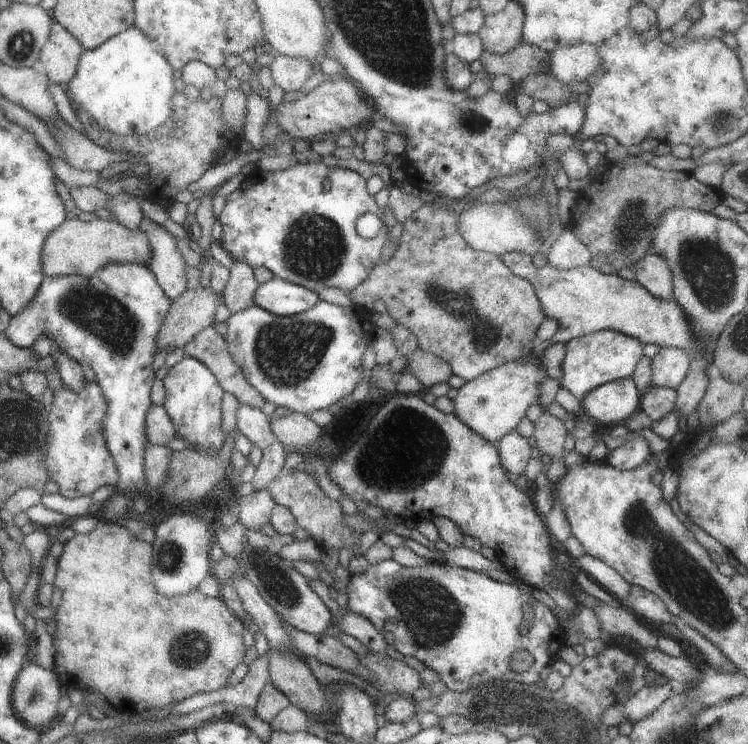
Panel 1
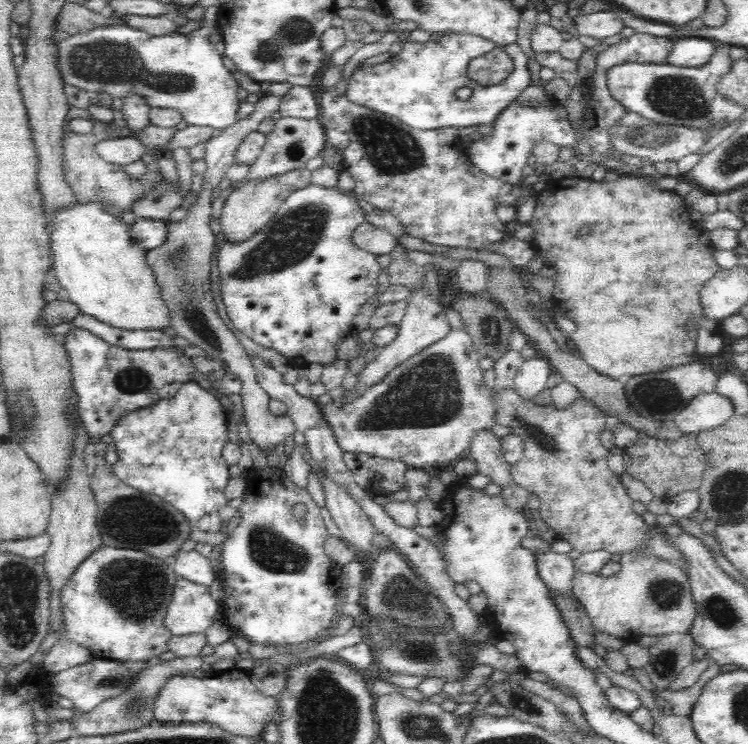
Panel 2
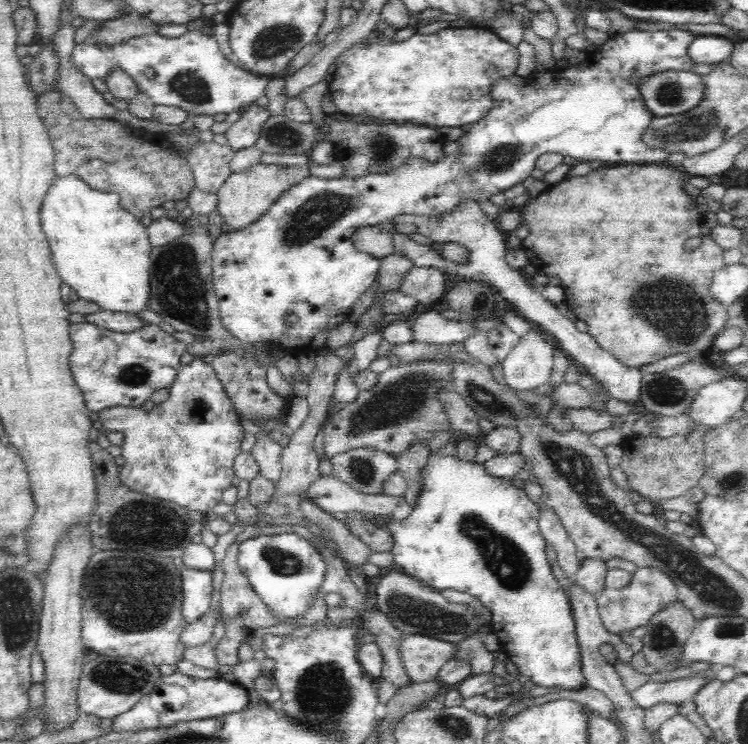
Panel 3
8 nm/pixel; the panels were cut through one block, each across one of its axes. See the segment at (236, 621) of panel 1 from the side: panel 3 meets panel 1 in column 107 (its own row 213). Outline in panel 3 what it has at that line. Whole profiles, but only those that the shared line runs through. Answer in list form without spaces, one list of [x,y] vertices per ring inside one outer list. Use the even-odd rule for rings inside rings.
[[[671,164],[654,165],[620,165],[616,168],[606,168],[606,170],[590,170],[584,176],[566,177],[557,185],[546,188],[537,197],[531,199],[520,212],[523,217],[522,224],[529,229],[529,235],[521,241],[521,248],[526,252],[529,264],[533,265],[538,272],[544,272],[548,276],[556,276],[560,280],[560,286],[564,291],[564,302],[571,308],[577,316],[577,320],[582,320],[588,324],[587,334],[595,340],[598,347],[611,353],[618,362],[636,369],[655,363],[663,358],[676,355],[682,352],[692,352],[692,350],[706,350],[711,348],[713,340],[716,339],[727,326],[727,306],[716,302],[712,298],[710,285],[717,270],[720,270],[725,262],[723,252],[725,251],[711,237],[710,234],[702,234],[703,213],[697,211],[693,193],[685,191],[685,184],[688,183],[686,175],[679,167]],[[676,236],[696,238],[700,236],[701,243],[698,248],[686,251],[684,242],[678,244],[676,248]]]

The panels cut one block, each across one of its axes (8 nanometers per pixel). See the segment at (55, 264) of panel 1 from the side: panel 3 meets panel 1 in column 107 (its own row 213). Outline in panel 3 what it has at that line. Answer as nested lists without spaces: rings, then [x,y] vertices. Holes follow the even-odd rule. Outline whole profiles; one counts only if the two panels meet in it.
[[[255,164],[242,172],[231,173],[224,184],[215,192],[217,209],[223,222],[230,230],[242,230],[254,224],[265,212],[293,186],[310,176],[310,164],[306,165],[278,165]]]

